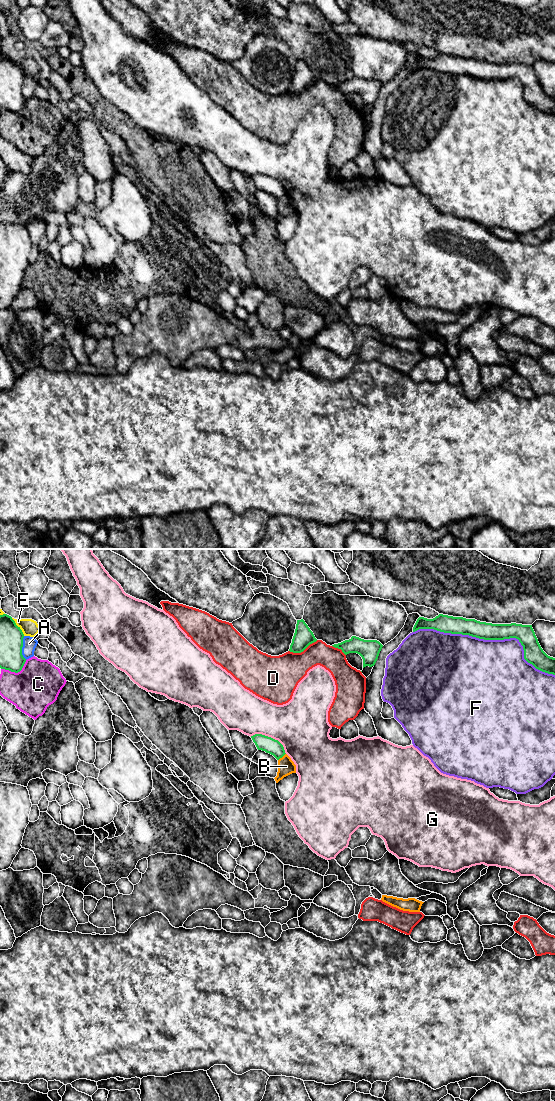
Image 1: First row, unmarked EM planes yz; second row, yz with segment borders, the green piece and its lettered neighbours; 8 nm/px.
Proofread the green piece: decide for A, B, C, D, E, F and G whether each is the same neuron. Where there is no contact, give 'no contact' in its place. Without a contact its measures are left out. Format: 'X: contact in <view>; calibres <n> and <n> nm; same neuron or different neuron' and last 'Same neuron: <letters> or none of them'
A: contact in yz; calibres 190 and 110 nm; different neuron
B: contact in yz; calibres 120 and 140 nm; different neuron
C: contact in yz; calibres 190 and 360 nm; different neuron
D: contact in yz; calibres 160 and 300 nm; different neuron
E: contact in yz; calibres 190 and 140 nm; different neuron
F: contact in yz; calibres 140 and 500 nm; different neuron
G: contact in yz; calibres 120 and 400 nm; different neuron
Same neuron: none of them

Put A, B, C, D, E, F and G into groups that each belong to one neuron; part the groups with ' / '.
A / B / C / D / E / F / G

